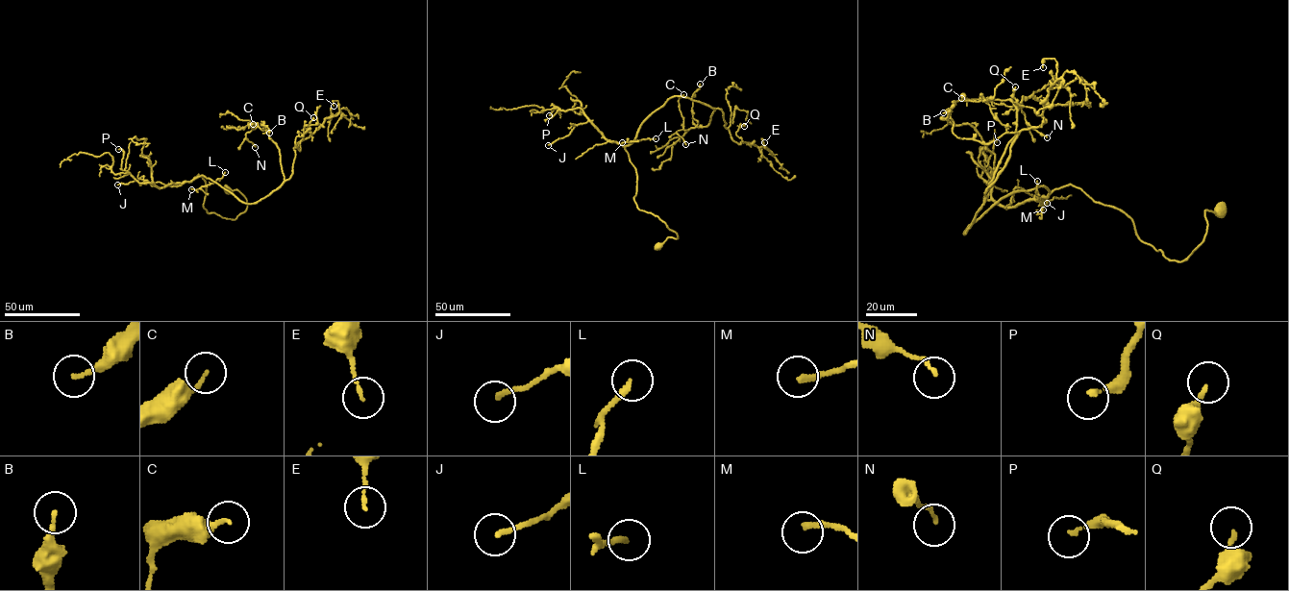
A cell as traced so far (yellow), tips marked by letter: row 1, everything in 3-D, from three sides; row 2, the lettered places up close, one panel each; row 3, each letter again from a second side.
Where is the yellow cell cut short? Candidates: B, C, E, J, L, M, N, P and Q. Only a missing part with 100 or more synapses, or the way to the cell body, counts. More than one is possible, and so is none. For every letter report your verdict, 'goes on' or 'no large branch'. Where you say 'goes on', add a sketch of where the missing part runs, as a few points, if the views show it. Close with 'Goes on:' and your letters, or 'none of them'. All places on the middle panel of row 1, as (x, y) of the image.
B: no large branch
C: no large branch
E: no large branch
J: no large branch
L: no large branch
M: no large branch
N: no large branch
P: no large branch
Q: no large branch
Goes on: none of them

